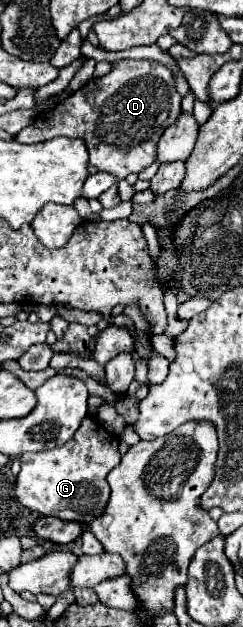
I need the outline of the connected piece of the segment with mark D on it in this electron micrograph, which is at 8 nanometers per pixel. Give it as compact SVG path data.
M120 60L112 72L90 80L54 110L40 112L16 140L36 144L58 136L82 138L90 152L90 164L116 178L140 172L156 160L156 144L162 132L180 116L182 96L176 90L172 70L154 60Z

